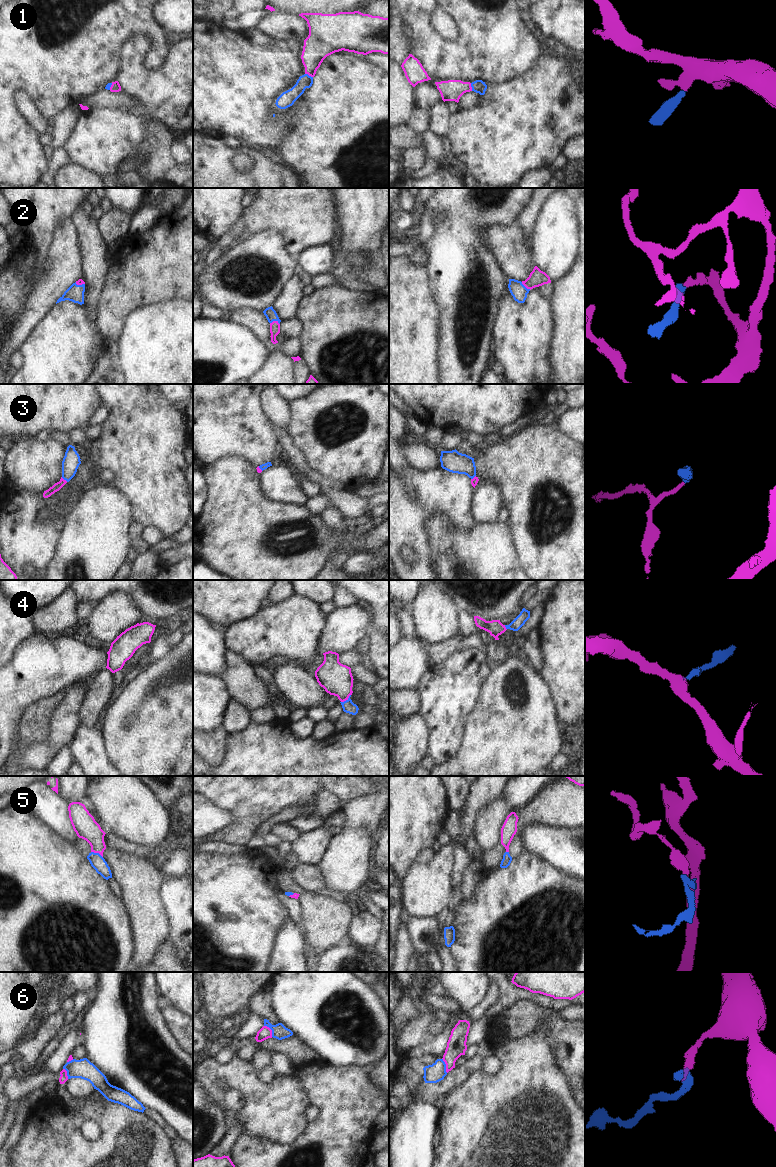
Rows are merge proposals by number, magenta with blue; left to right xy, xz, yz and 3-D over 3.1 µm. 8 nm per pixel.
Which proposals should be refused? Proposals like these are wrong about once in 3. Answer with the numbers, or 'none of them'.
6

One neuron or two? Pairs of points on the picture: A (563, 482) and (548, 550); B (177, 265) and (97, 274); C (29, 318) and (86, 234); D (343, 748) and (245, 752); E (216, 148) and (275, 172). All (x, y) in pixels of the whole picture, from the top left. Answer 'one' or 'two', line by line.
A: one
B: two
C: two
D: one
E: one

